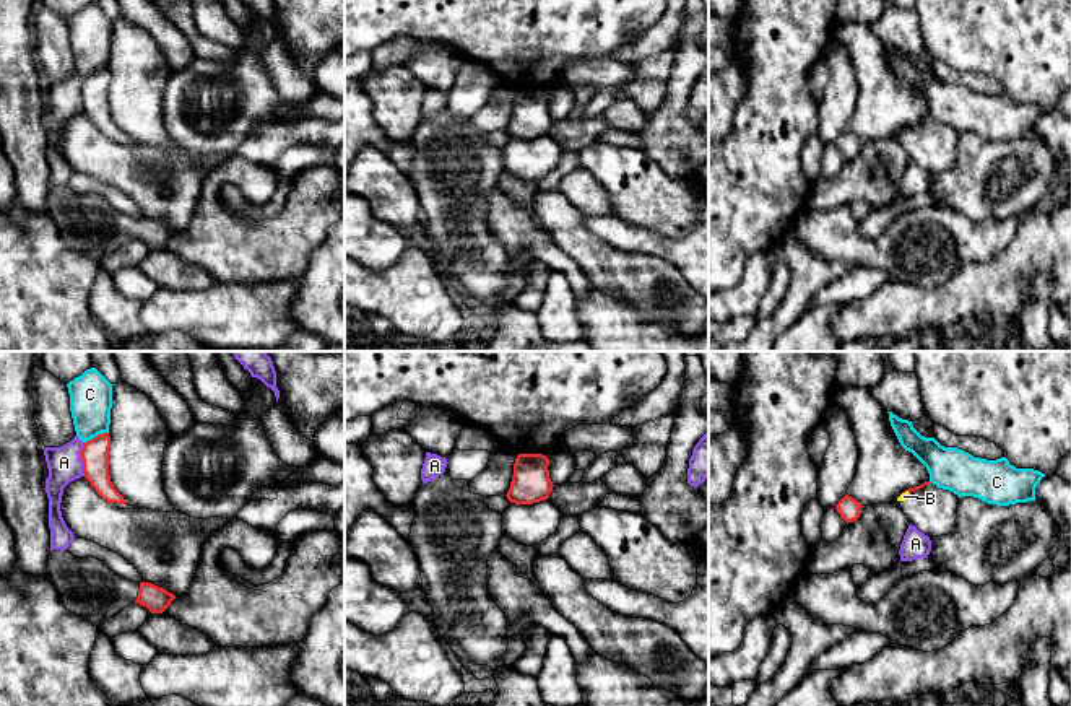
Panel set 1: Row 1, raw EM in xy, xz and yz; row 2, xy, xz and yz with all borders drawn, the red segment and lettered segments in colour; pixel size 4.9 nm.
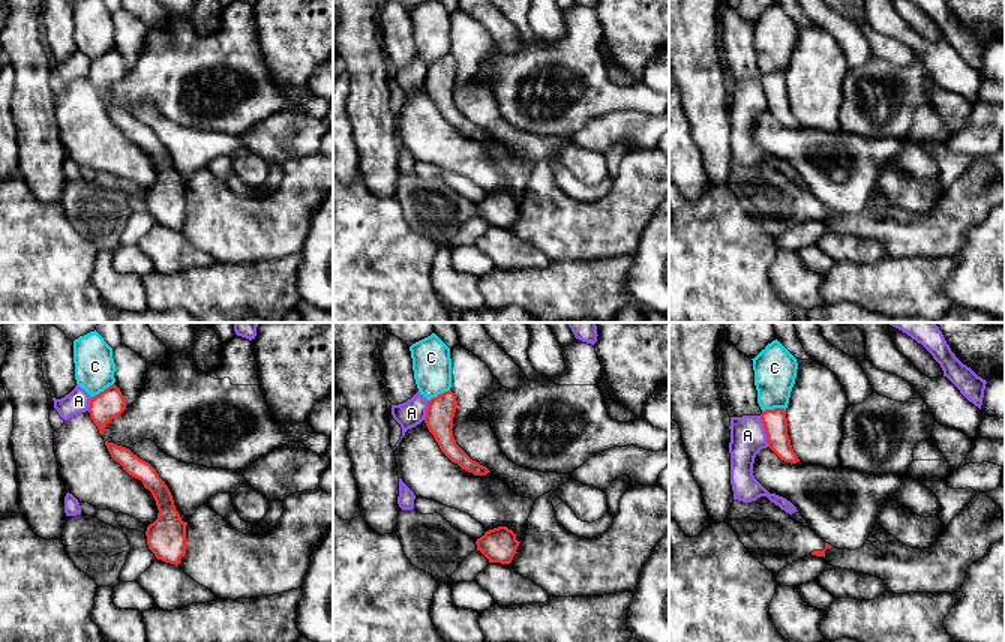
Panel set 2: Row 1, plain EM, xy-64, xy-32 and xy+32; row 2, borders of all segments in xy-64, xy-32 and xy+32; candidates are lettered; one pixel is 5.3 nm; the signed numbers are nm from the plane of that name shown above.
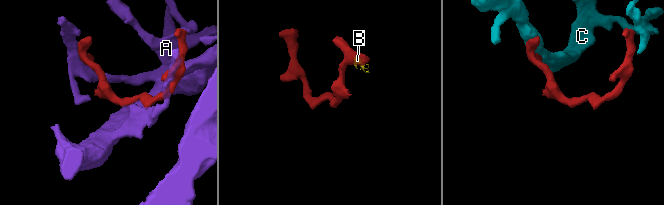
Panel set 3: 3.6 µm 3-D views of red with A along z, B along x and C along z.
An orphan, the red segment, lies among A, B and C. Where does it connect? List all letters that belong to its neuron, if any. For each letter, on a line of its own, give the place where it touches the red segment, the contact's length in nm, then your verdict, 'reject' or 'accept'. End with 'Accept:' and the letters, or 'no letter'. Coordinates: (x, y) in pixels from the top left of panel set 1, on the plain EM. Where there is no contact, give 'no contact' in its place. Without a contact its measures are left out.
A: xy (82, 95) | 170 nm | reject
B: yz (906, 126) | 30 nm | reject
C: xy (96, 72) | 140 nm | reject
Accept: no letter

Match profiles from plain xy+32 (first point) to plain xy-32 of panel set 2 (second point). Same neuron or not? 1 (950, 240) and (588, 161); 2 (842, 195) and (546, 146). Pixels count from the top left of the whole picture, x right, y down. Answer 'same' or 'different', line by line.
1: same
2: different

